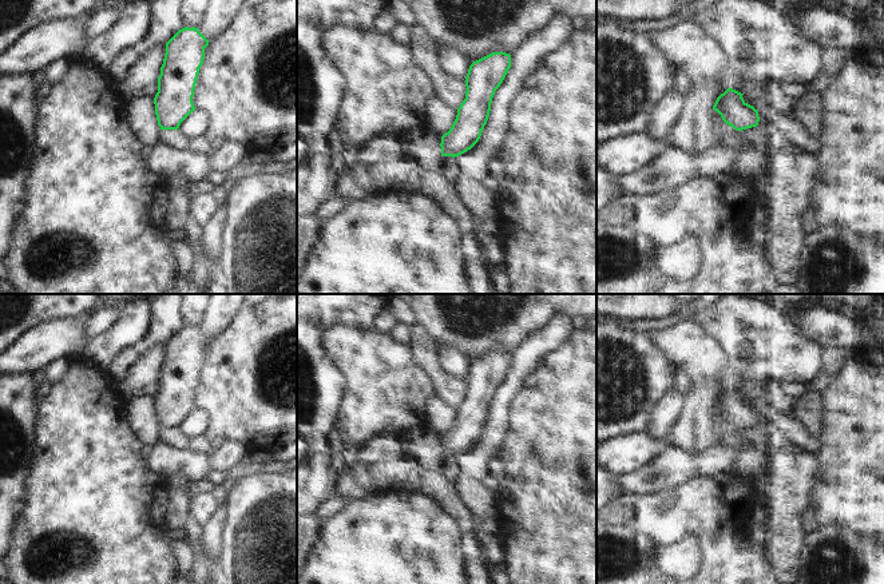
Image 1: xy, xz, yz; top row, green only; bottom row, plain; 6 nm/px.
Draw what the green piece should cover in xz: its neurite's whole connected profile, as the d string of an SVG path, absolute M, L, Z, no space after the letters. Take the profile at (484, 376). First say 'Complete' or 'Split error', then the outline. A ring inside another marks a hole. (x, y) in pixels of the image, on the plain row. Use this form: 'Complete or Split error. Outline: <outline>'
Split error. Outline: M492 351L469 365L465 377L465 398L456 418L441 437L429 429L413 429L399 434L404 454L421 468L440 470L444 456L459 456L480 438L487 424L492 397L511 368L511 354Z

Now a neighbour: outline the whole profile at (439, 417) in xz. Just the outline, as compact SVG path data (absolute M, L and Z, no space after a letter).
M432 397L425 404L425 429L435 432L440 437L449 430L457 410L445 405L443 400Z

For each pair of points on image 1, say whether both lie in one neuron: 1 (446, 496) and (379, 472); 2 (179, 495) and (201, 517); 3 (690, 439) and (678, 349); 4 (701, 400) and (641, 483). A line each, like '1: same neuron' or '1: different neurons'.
1: same neuron
2: different neurons
3: same neuron
4: different neurons

